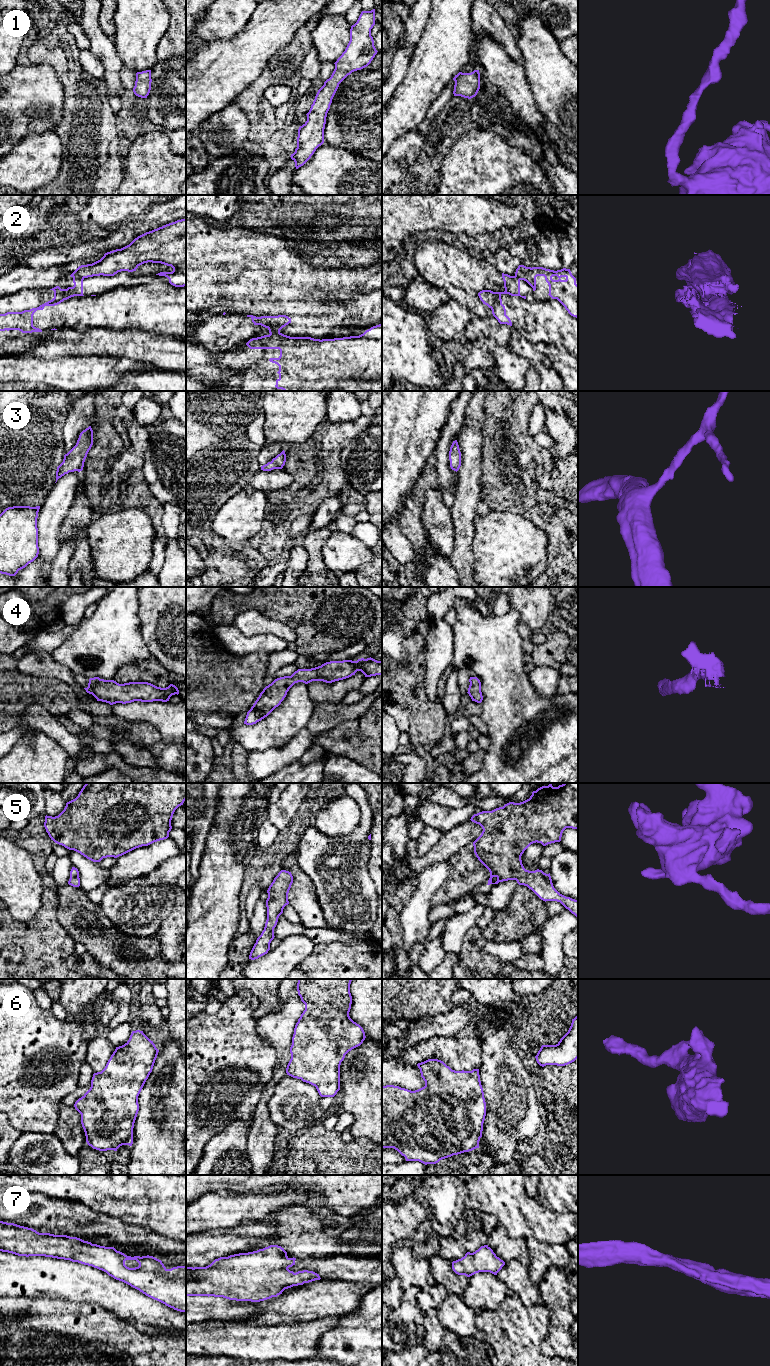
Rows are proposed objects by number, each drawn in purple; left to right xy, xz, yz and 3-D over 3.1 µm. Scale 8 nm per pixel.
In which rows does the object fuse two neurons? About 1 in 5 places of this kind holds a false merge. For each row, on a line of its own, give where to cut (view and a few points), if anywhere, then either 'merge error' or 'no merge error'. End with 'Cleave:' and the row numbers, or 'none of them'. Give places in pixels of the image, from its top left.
1: cut none; no merge error
2: cut xy (73, 277), (81, 277), (83, 279); merge error
3: cut none; no merge error
4: cut none; no merge error
5: cut none; no merge error
6: cut none; no merge error
7: cut none; no merge error
Cleave: 2

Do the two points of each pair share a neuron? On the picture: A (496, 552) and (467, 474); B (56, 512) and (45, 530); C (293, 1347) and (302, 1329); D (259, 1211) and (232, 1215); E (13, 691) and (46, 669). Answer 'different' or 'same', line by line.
A: different
B: same
C: same
D: same
E: different

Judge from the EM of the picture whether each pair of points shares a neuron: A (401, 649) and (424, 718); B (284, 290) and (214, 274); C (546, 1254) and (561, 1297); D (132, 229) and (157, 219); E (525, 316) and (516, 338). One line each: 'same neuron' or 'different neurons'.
A: same neuron
B: same neuron
C: different neurons
D: same neuron
E: different neurons

